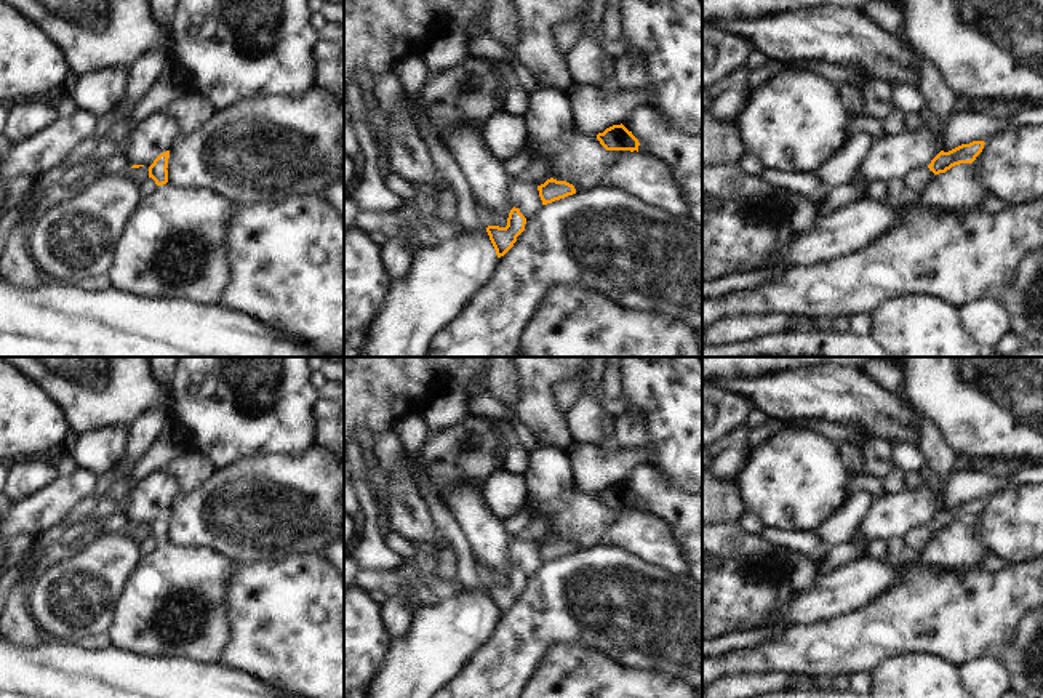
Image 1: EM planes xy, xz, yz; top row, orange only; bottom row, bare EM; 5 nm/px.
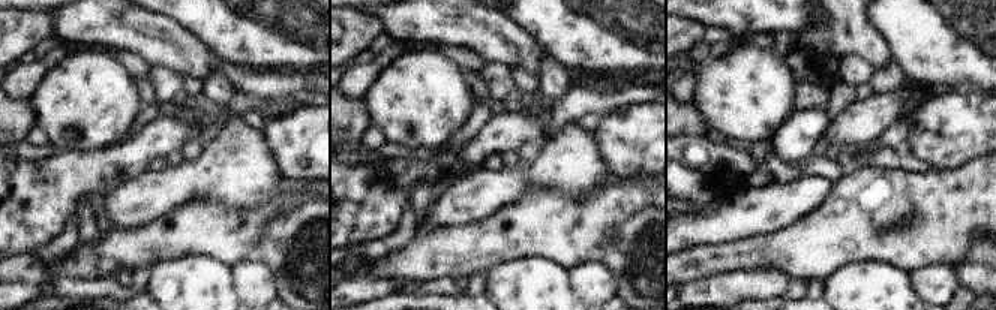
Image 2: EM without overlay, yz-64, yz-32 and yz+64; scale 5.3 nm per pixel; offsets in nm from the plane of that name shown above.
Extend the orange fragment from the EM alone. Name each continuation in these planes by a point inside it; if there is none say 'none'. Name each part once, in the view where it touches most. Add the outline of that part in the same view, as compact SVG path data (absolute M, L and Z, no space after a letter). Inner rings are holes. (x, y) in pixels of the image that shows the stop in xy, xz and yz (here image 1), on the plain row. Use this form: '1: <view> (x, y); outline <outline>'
none

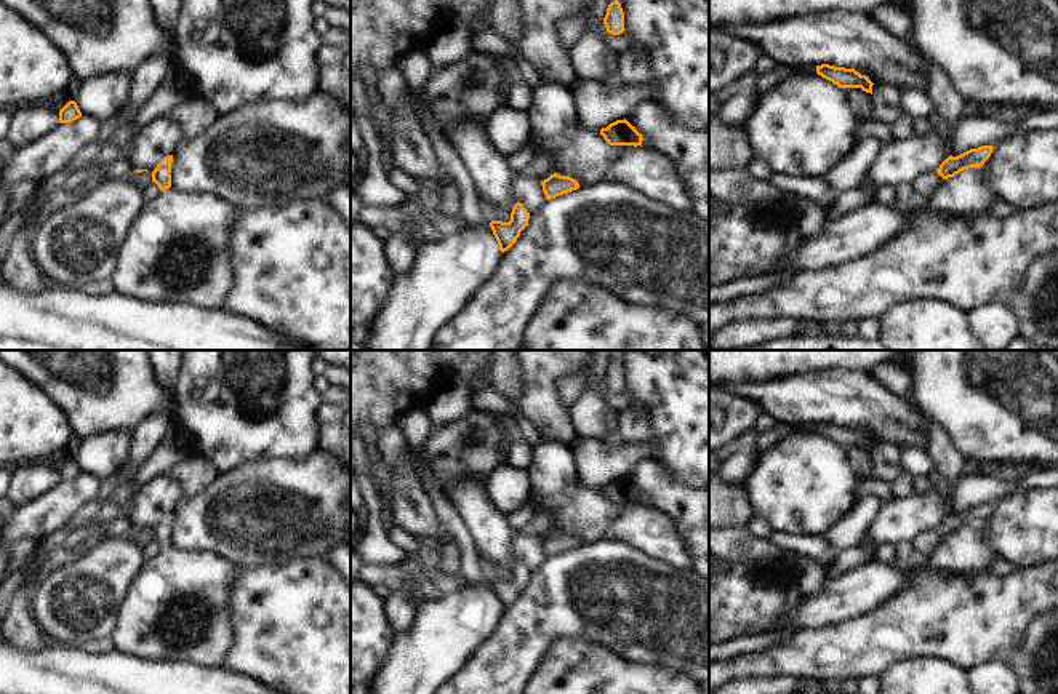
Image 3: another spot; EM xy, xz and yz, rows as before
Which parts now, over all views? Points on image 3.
none

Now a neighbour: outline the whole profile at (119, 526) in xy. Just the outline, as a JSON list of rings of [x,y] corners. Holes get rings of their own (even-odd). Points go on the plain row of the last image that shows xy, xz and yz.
[[[125,515],[109,523],[107,531],[104,532],[102,539],[114,539],[117,536],[125,534],[128,529],[131,529],[128,520]]]

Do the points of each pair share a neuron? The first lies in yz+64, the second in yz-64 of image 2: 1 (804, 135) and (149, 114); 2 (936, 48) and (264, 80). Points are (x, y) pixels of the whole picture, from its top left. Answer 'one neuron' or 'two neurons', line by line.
1: one neuron
2: two neurons

